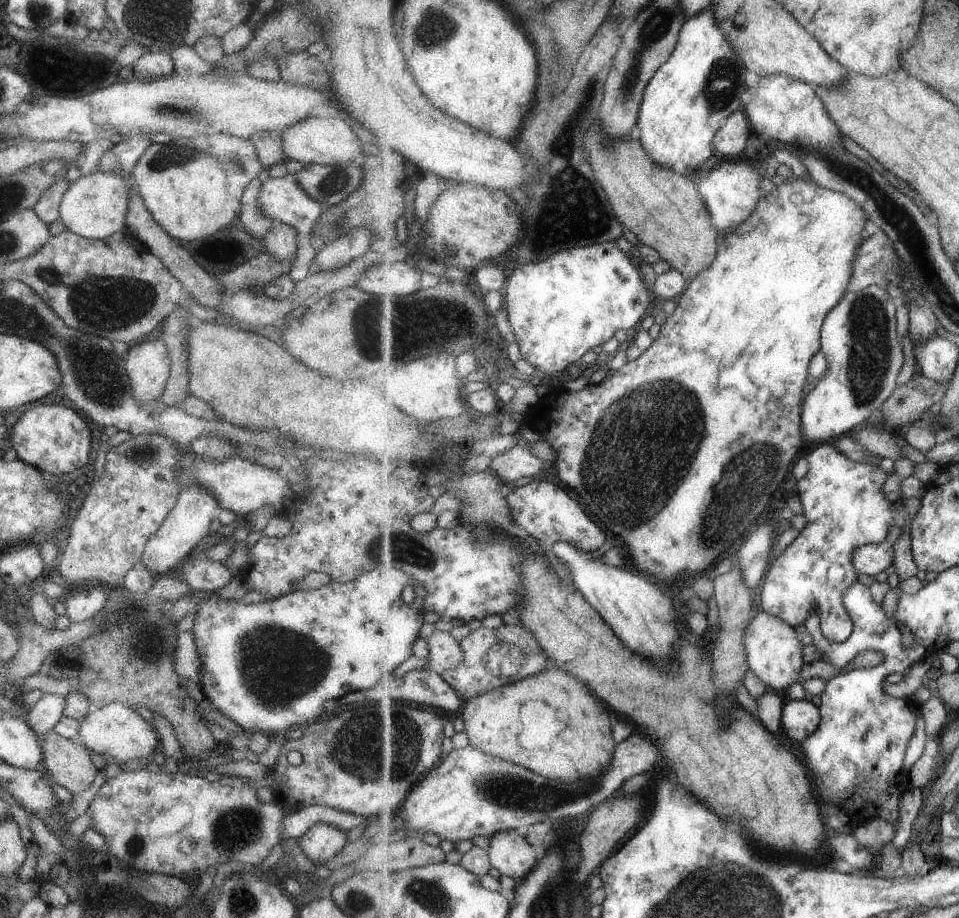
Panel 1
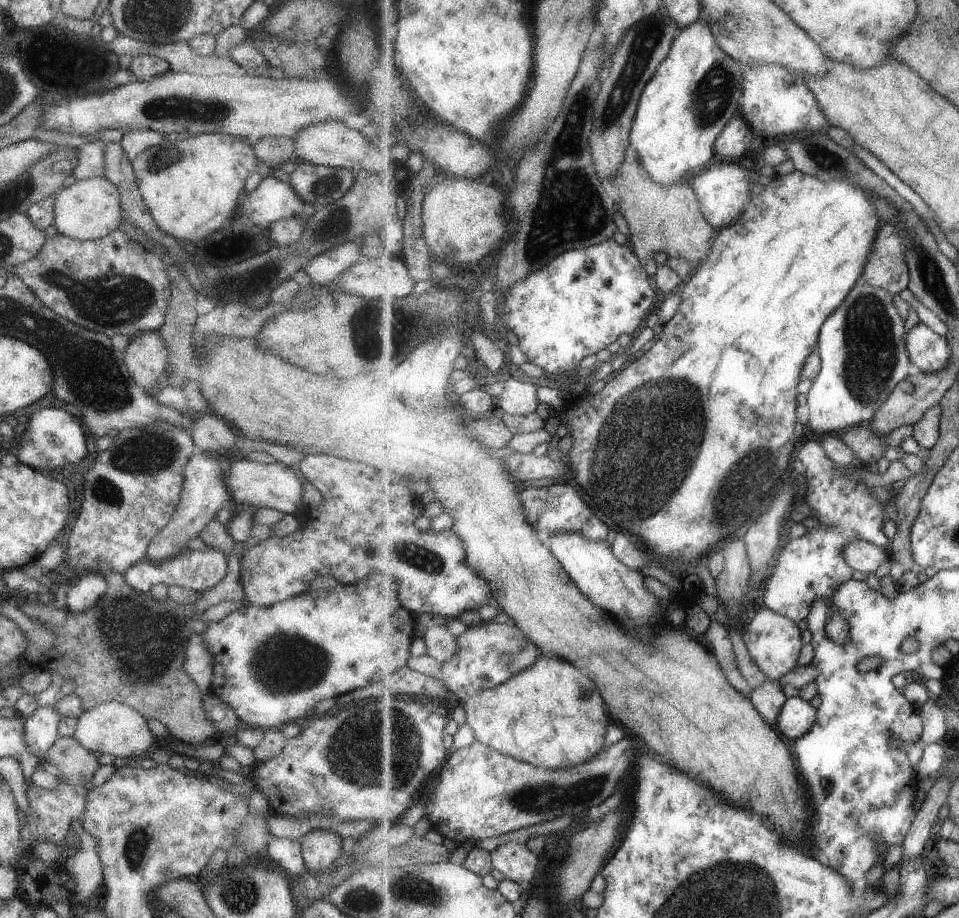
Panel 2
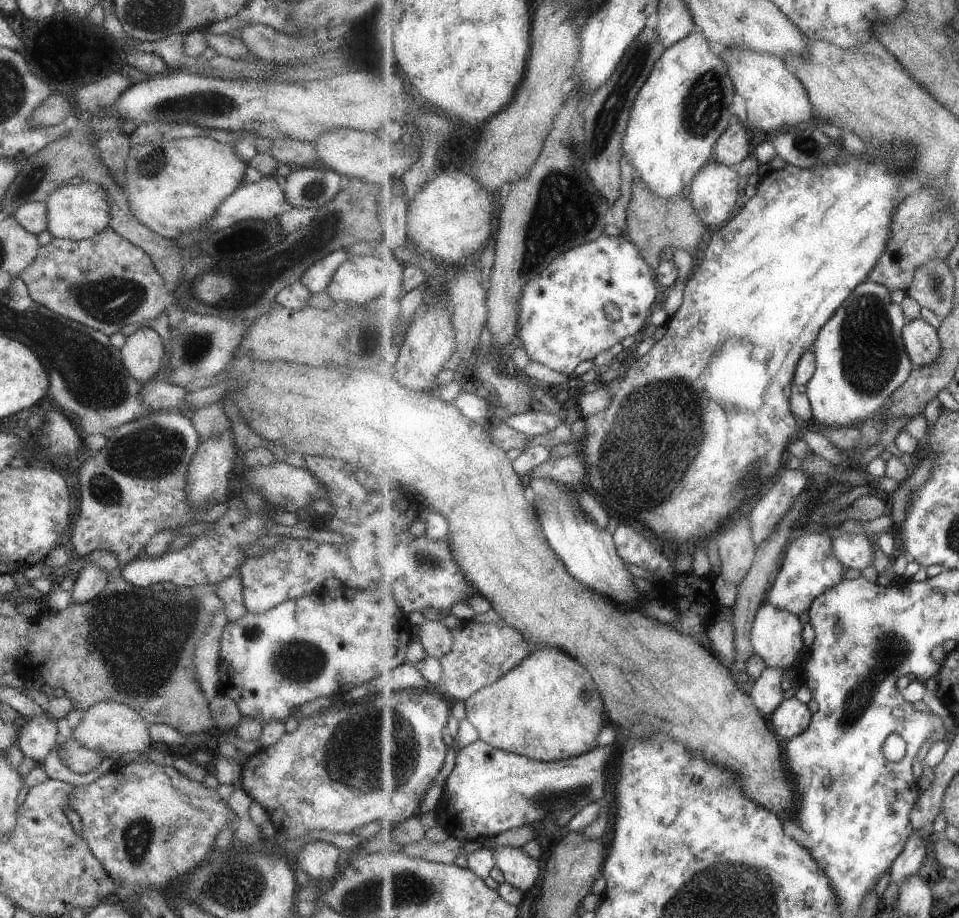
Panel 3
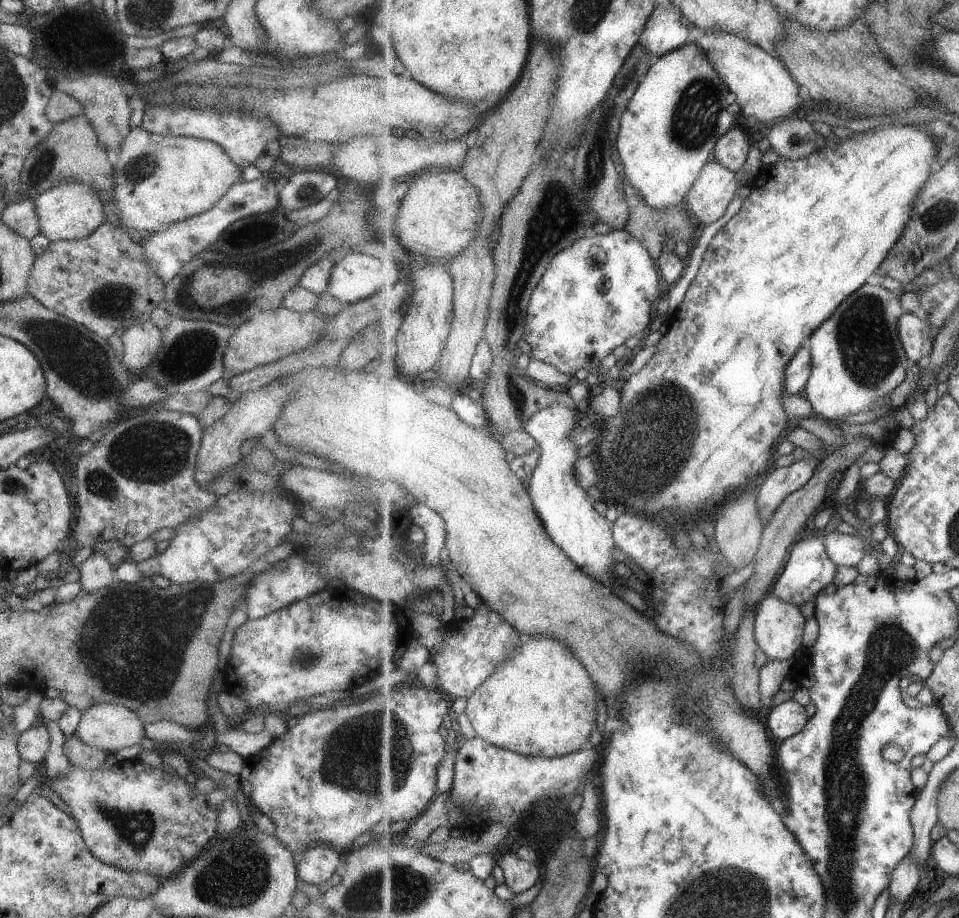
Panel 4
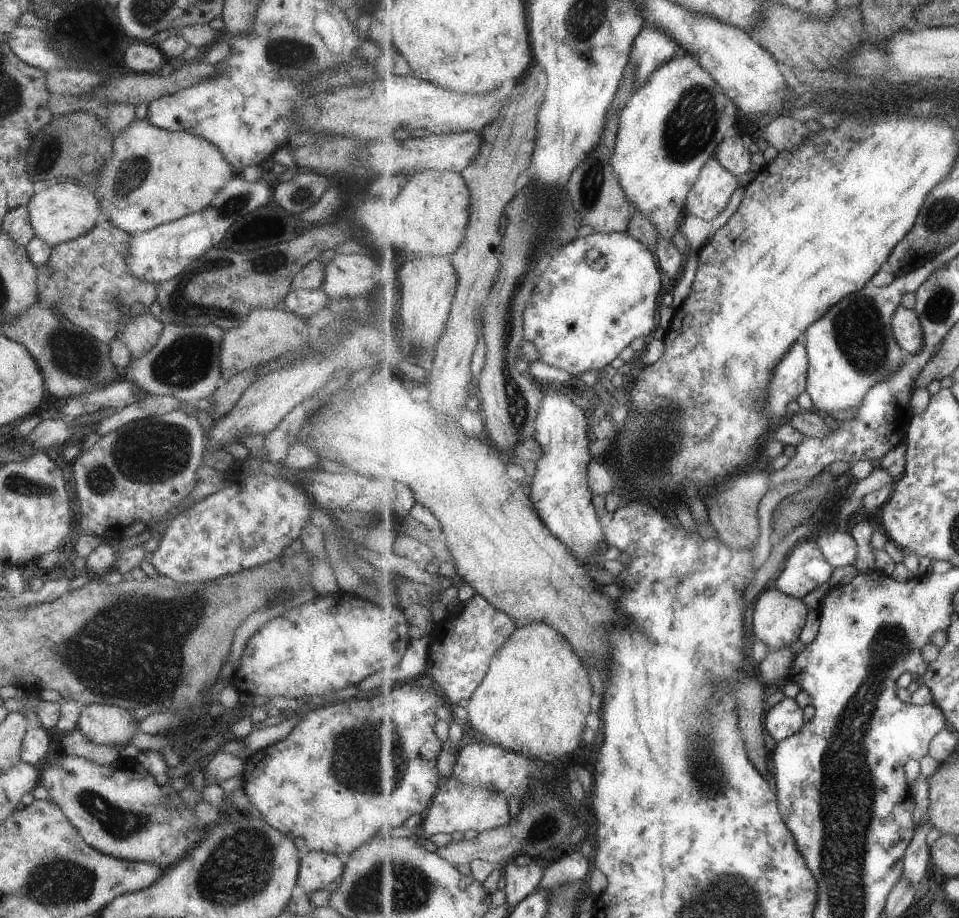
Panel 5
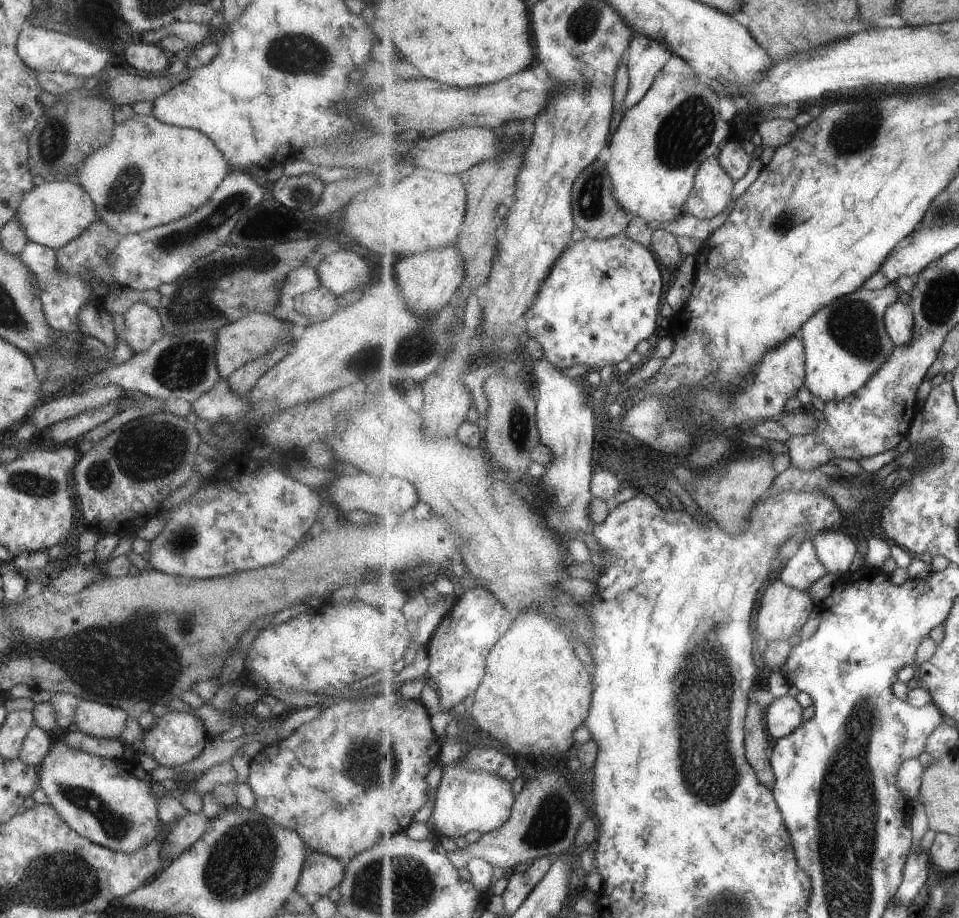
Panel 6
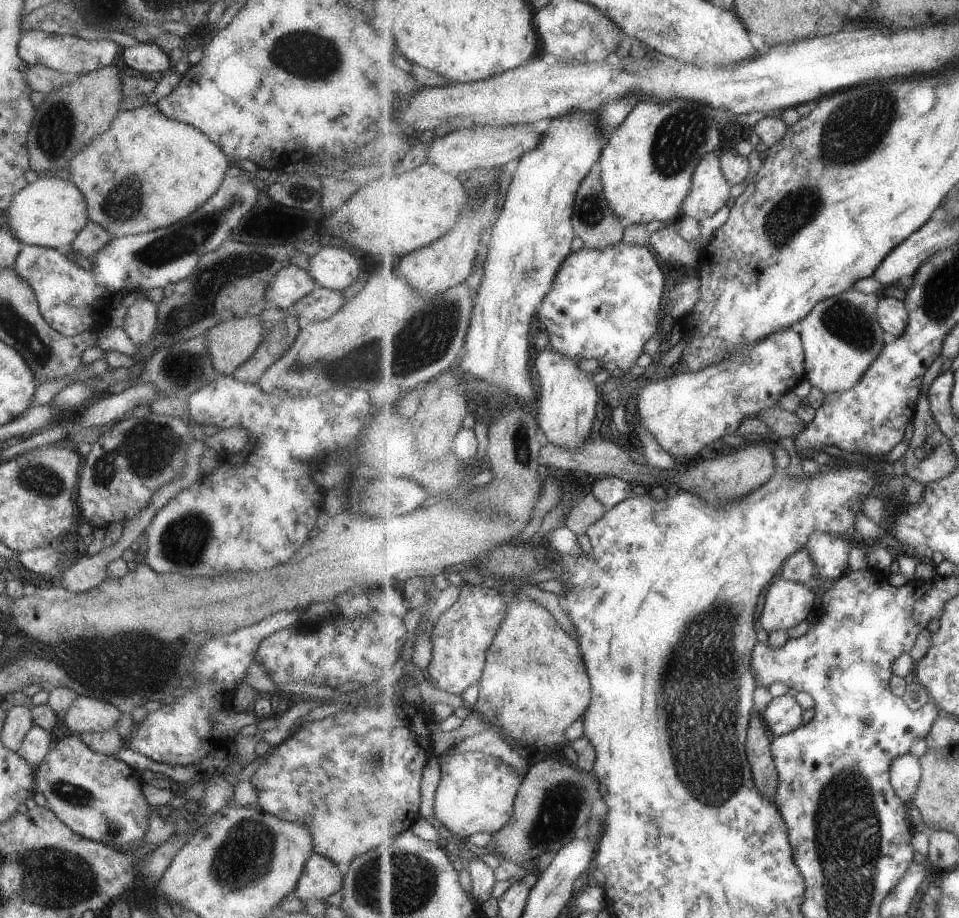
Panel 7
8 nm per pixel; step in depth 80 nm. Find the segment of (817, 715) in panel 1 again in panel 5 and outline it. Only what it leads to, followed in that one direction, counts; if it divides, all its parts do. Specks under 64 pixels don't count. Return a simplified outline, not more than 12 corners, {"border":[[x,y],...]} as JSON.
{"border":[[783,698],[765,716],[772,743],[806,726],[803,707]]}

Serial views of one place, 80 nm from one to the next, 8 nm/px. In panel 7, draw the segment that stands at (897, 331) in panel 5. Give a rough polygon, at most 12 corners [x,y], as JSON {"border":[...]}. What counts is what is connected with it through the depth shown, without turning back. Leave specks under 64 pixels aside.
{"border":[[883,295],[877,314],[889,339],[907,330],[903,301]]}

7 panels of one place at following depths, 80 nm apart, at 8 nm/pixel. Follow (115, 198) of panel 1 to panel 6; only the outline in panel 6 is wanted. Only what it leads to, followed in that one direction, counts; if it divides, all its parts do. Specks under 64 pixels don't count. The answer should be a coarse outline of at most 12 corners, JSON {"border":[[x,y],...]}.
{"border":[[51,177],[23,192],[15,218],[55,251],[96,222],[78,184]]}

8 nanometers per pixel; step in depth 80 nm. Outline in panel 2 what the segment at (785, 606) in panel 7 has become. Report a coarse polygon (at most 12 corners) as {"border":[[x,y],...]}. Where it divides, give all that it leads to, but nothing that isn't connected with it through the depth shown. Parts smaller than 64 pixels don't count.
{"border":[[767,608],[746,622],[743,638],[767,679],[799,664],[797,623]]}

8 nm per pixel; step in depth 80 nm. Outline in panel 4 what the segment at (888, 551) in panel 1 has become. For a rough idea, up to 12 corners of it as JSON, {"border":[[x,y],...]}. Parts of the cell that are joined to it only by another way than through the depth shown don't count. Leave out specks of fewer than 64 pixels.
{"border":[[823,536],[830,560],[855,567],[869,554],[863,538]]}

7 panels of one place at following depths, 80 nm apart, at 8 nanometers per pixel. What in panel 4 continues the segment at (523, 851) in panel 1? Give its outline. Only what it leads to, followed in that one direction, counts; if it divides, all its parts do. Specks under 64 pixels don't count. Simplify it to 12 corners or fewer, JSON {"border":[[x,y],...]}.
{"border":[[515,849],[497,855],[505,884],[523,894],[541,880],[533,862]]}

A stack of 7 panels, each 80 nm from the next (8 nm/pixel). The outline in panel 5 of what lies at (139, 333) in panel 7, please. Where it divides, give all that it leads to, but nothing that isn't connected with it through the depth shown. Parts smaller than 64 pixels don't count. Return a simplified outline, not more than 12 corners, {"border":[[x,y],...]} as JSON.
{"border":[[148,310],[126,312],[117,338],[131,358],[155,345],[163,324]]}

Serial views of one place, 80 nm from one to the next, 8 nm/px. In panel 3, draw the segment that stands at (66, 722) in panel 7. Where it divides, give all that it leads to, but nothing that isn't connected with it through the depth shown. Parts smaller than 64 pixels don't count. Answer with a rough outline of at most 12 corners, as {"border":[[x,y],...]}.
{"border":[[101,701],[83,711],[71,739],[102,756],[151,744],[130,707]]}

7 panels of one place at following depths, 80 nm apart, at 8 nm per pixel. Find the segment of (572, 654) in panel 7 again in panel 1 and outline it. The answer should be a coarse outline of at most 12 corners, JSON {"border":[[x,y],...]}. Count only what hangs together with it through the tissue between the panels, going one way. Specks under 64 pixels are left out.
{"border":[[550,659],[465,702],[469,745],[573,783],[613,758],[609,710]]}

